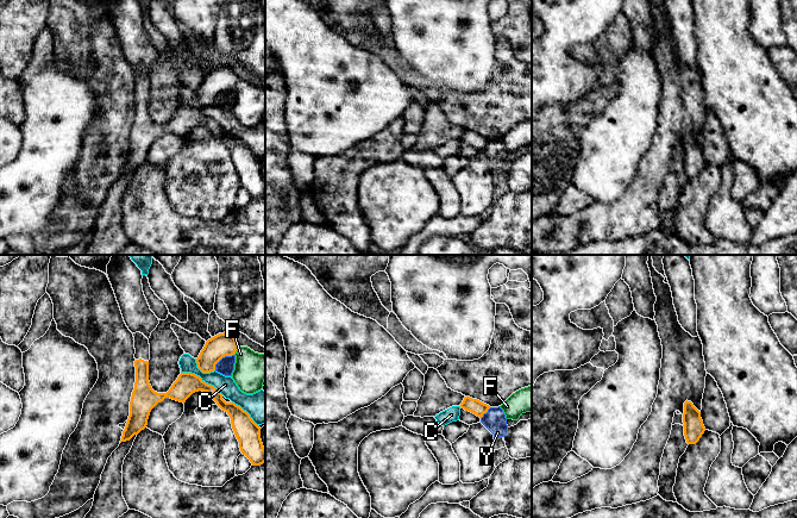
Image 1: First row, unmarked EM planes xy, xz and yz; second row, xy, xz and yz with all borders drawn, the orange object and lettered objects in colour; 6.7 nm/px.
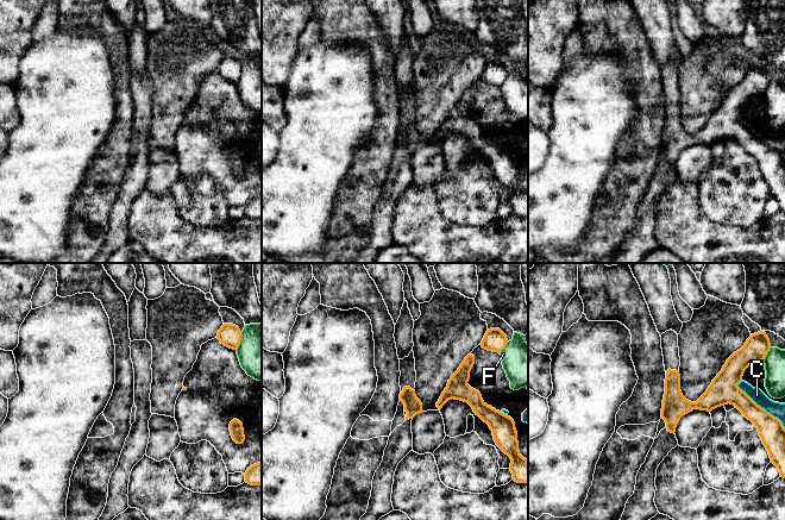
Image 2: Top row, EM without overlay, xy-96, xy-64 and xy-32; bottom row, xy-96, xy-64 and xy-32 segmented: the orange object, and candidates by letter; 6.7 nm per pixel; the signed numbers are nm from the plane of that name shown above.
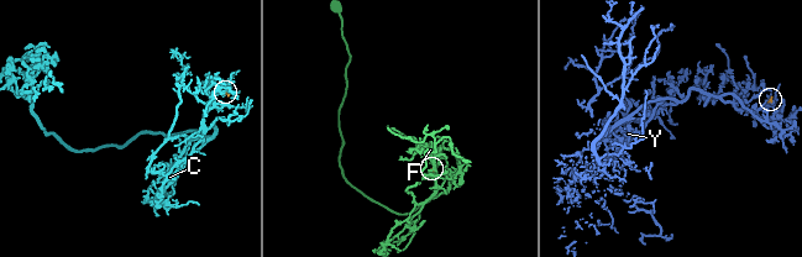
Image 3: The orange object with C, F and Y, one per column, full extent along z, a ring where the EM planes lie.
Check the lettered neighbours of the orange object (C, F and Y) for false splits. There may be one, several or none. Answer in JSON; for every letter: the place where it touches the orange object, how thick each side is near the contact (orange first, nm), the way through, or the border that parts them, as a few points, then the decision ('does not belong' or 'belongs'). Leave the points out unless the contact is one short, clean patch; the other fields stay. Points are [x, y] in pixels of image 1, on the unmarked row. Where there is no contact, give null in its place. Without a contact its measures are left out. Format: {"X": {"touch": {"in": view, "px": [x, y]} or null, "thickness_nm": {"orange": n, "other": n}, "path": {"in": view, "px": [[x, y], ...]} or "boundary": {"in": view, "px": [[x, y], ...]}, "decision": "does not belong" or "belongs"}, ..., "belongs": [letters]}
{"C": {"touch": {"in": "xy", "px": [201, 113]}, "thickness_nm": {"orange": 150, "other": 120}, "decision": "does not belong"}, "F": {"touch": {"in": "xy", "px": [236, 83]}, "thickness_nm": {"orange": 160, "other": 220}, "decision": "does not belong"}, "Y": {"touch": {"in": "xy", "px": [221, 91]}, "thickness_nm": {"orange": 160, "other": 110}, "boundary": {"in": "xy", "px": [[233, 87], [225, 88], [215, 98], [214, 103]]}, "decision": "does not belong"}, "belongs": []}

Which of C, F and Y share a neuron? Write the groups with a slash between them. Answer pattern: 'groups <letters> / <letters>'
groups C / F / Y

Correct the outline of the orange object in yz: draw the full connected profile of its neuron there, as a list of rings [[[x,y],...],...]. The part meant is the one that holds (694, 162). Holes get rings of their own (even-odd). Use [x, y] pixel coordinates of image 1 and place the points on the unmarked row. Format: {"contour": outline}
{"contour": [[[691,135],[684,136],[684,169],[688,177],[696,177],[705,164],[701,145],[694,139]]]}

